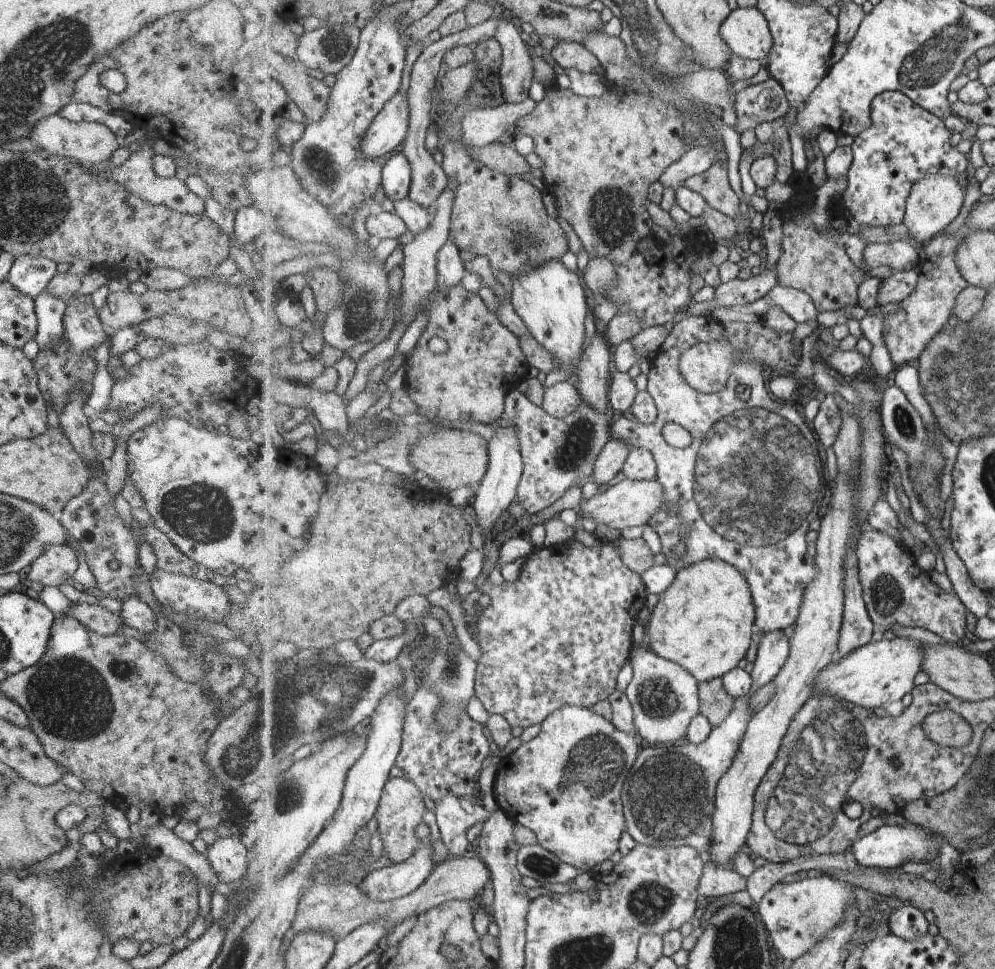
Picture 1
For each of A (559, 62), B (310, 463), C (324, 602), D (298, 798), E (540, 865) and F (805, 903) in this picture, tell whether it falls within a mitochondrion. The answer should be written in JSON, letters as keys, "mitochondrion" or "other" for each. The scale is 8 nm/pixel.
{"A":"other","B":"other","C":"other","D":"mitochondrion","E":"mitochondrion","F":"other"}

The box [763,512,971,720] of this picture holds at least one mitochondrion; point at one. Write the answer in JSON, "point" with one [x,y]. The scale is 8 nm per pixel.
{"point":[886,594]}

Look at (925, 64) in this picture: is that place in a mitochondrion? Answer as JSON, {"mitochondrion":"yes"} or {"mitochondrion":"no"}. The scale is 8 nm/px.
{"mitochondrion":"yes"}

